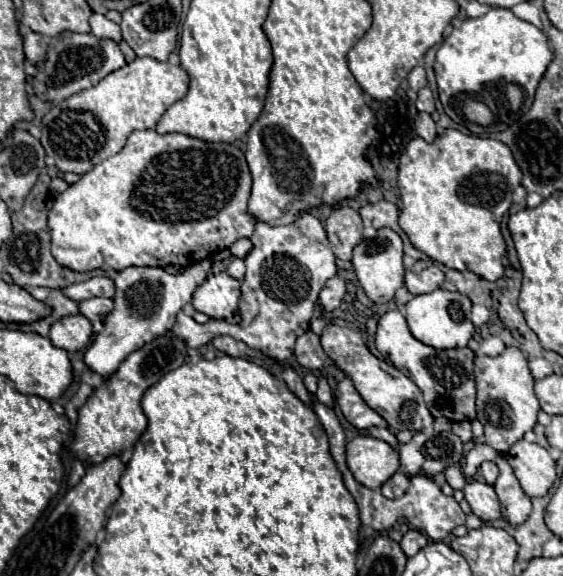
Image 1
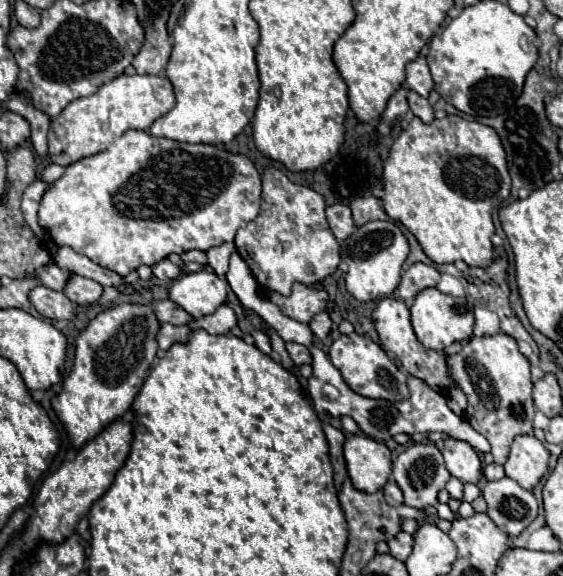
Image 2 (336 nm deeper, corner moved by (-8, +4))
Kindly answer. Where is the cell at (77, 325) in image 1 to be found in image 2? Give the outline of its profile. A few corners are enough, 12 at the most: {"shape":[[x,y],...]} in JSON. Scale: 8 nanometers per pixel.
{"shape":[[38,286],[30,302],[50,320],[74,320],[74,304],[64,292]]}

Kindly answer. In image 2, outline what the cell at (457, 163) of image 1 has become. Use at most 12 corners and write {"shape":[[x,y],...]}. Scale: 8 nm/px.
{"shape":[[414,118],[384,210],[436,264],[492,264],[510,196],[500,136]]}

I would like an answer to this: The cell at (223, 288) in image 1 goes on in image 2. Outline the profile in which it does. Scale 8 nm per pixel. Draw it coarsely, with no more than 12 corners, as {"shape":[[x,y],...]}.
{"shape":[[212,270],[184,274],[170,300],[194,318],[226,302],[228,284]]}

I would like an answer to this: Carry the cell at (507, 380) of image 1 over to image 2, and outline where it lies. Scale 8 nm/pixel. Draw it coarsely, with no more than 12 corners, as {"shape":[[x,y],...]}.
{"shape":[[500,332],[448,356],[464,418],[504,464],[532,434],[530,362]]}

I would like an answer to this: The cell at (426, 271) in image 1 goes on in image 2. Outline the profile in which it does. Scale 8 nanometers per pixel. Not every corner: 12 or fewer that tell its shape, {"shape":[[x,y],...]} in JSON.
{"shape":[[416,262],[398,286],[402,300],[420,290],[436,286],[440,272],[434,266]]}

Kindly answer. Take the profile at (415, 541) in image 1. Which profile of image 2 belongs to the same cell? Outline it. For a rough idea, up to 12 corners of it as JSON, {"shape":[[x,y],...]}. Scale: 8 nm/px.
{"shape":[[408,532],[388,540],[390,554],[406,560],[414,548],[414,536]]}

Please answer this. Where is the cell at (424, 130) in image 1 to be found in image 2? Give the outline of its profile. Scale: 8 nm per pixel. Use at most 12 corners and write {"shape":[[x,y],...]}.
{"shape":[[408,94],[410,110],[424,122],[434,120],[434,110],[426,98]]}

